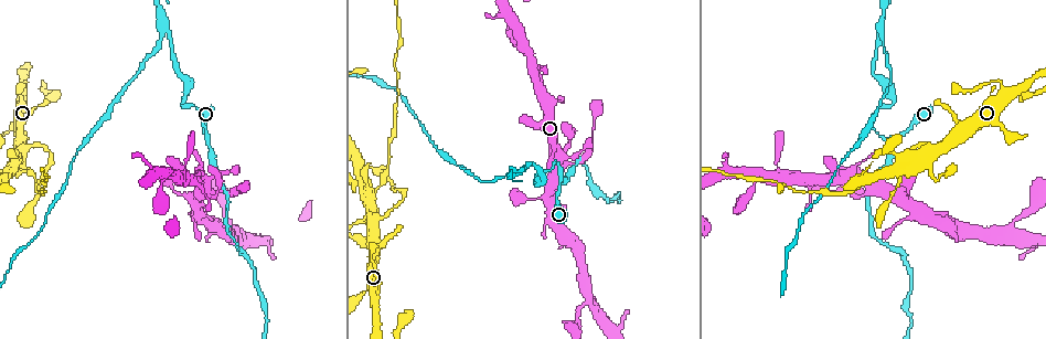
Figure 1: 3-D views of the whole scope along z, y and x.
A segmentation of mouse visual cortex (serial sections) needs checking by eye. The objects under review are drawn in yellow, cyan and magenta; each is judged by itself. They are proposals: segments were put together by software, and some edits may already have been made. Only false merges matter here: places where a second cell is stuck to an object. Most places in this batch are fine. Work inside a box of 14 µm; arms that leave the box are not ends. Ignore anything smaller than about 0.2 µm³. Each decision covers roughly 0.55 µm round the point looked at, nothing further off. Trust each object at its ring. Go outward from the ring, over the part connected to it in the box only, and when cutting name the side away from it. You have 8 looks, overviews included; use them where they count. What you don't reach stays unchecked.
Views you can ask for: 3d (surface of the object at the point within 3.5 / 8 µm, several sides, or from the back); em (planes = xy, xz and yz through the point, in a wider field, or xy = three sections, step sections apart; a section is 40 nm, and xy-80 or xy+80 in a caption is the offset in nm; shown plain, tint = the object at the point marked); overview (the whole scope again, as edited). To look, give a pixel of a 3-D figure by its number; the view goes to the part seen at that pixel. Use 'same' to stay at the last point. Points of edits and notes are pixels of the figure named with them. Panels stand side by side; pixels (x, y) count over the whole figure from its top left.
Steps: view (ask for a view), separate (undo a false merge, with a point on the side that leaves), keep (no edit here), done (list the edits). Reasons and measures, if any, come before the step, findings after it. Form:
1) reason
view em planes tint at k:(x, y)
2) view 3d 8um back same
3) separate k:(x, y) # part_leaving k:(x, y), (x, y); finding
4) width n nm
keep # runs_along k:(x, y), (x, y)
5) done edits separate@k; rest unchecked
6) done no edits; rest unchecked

abrupt turn
view 3d 3.5um at 1:(537, 184)

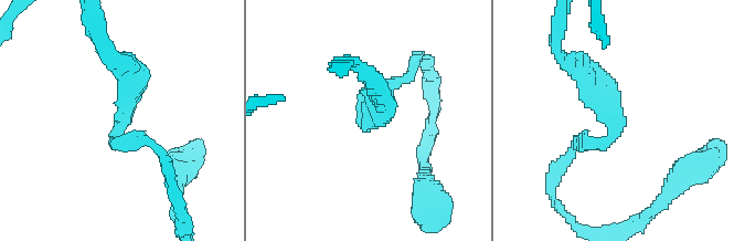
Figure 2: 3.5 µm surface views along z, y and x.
arm_widths 150, 200 nm; now the EM
view em xy step 2 tint at 2:(113, 138)

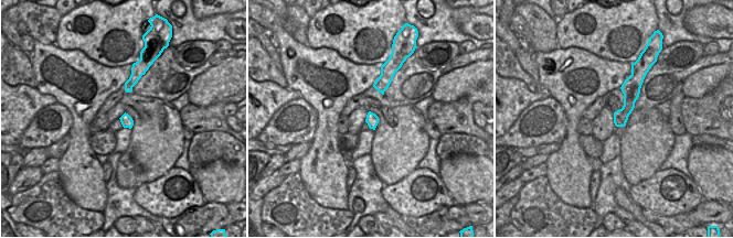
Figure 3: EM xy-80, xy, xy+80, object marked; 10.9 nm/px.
another direction
view em xy step 5 tint same

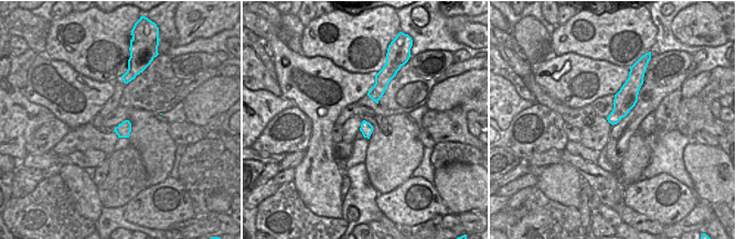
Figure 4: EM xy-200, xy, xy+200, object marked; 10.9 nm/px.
keep # continuous, no second cell

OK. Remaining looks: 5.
arms part here
view 3d 8um at 1:(163, 34)

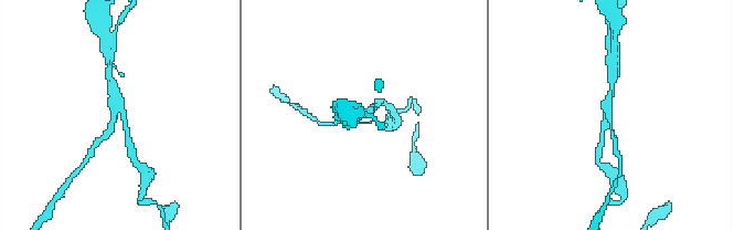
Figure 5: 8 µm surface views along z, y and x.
zoom in
view 3d 3.5um at 5:(116, 110)

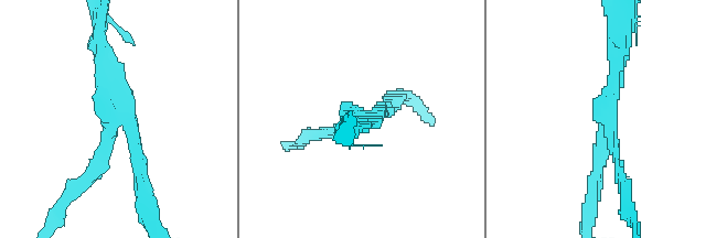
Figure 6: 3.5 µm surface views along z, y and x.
need the tissue
view em xy step 3 tint at 6:(115, 123)

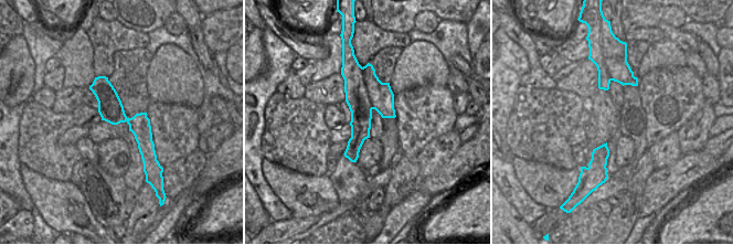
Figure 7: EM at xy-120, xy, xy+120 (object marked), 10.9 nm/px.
arms 3; arm_widths 150, 200, 200 nm
separate 6:(105, 164) # part_leaving 6:(117, 123), (104, 164), (56, 208); two cells meet here

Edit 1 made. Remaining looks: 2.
done edits separate@6; rest unchecked

